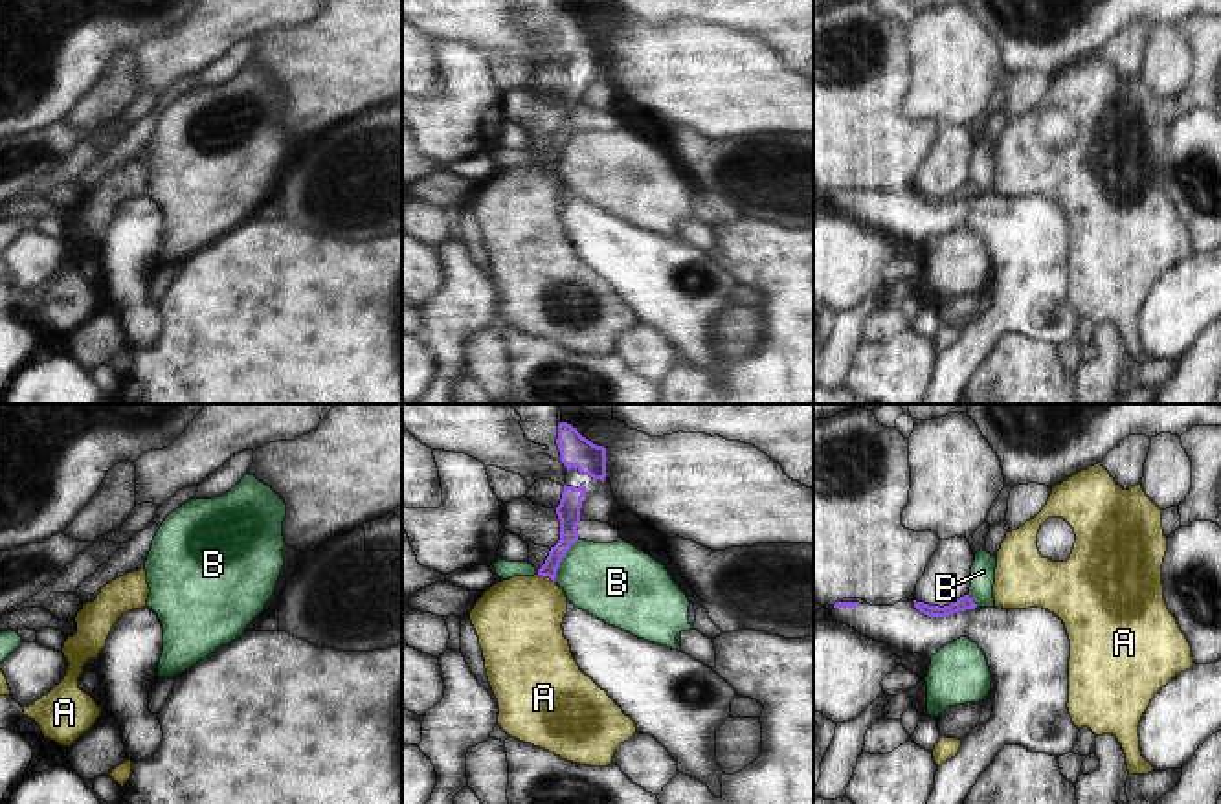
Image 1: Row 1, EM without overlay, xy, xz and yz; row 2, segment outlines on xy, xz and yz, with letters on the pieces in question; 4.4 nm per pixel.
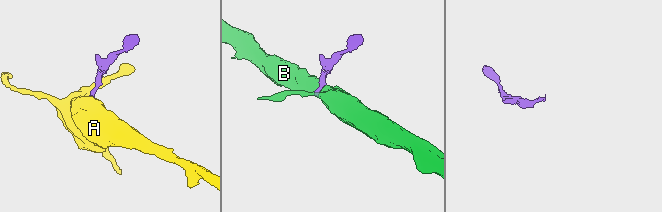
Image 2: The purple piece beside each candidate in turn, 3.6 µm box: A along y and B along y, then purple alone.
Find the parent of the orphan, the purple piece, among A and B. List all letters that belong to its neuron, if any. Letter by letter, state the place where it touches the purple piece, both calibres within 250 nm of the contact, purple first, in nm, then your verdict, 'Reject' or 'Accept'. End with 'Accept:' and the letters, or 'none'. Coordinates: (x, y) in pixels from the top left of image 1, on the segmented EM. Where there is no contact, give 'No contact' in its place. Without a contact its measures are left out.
A: Touches purple at xz (548, 575). Thickness 80 nm (purple) against 380 nm. Accept
B: Touches purple at xz (560, 560). Thickness 100 nm (purple) against 340 nm. Reject
Accept: A.

